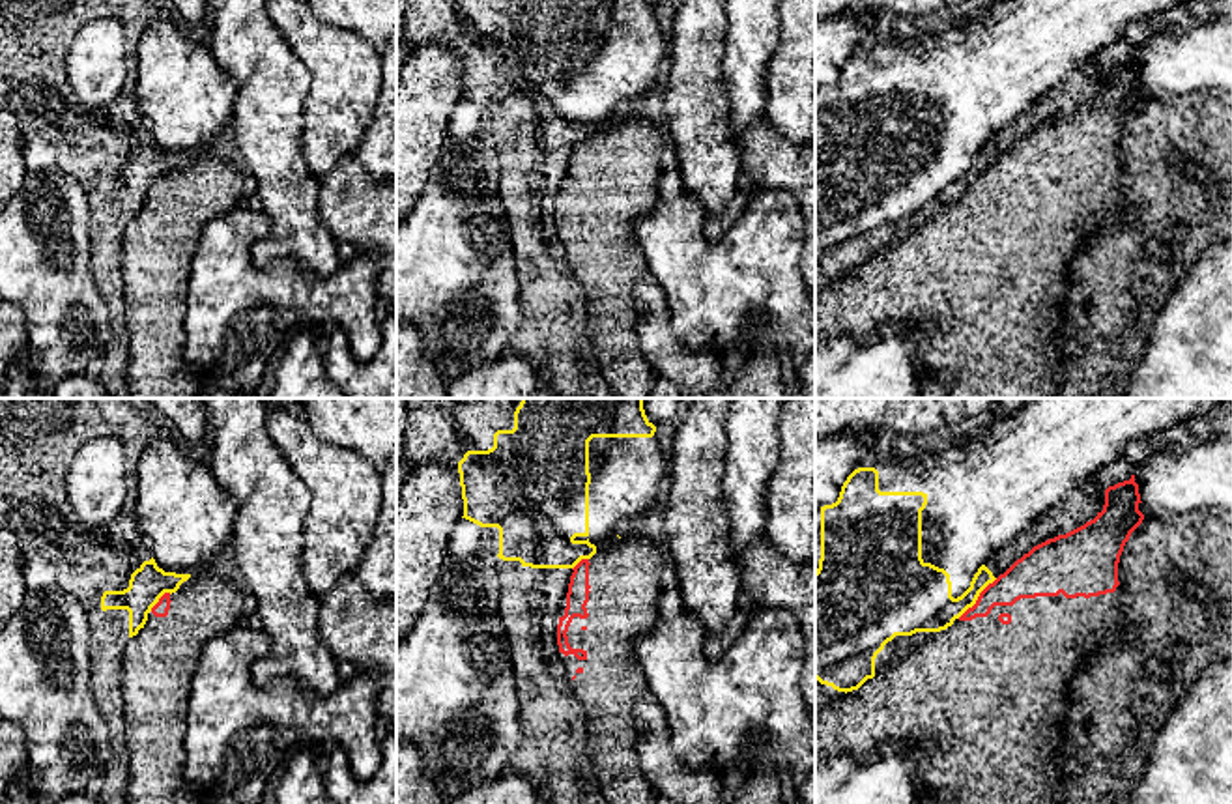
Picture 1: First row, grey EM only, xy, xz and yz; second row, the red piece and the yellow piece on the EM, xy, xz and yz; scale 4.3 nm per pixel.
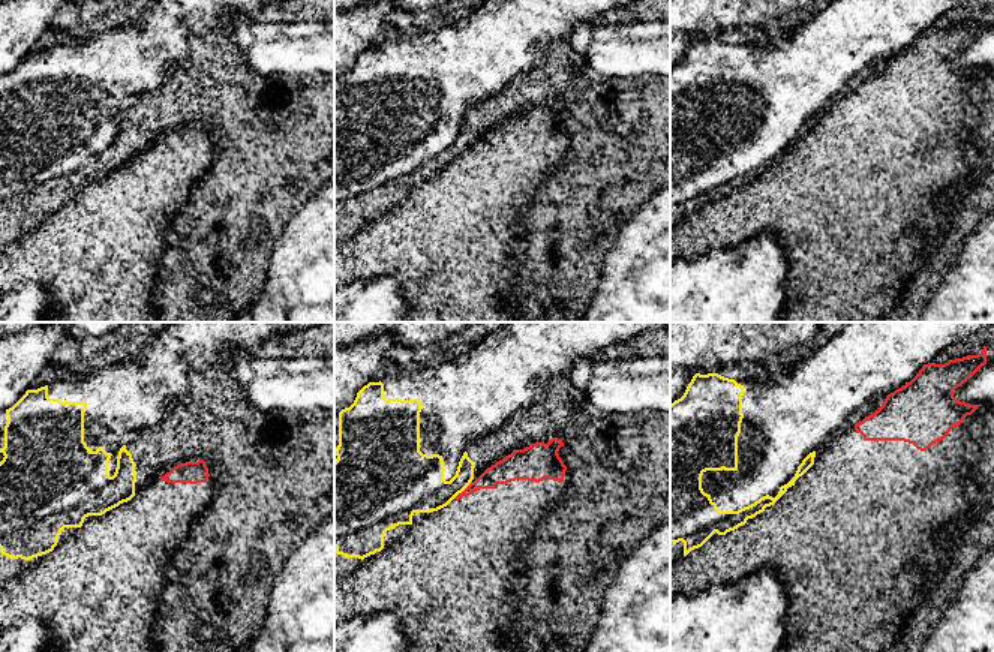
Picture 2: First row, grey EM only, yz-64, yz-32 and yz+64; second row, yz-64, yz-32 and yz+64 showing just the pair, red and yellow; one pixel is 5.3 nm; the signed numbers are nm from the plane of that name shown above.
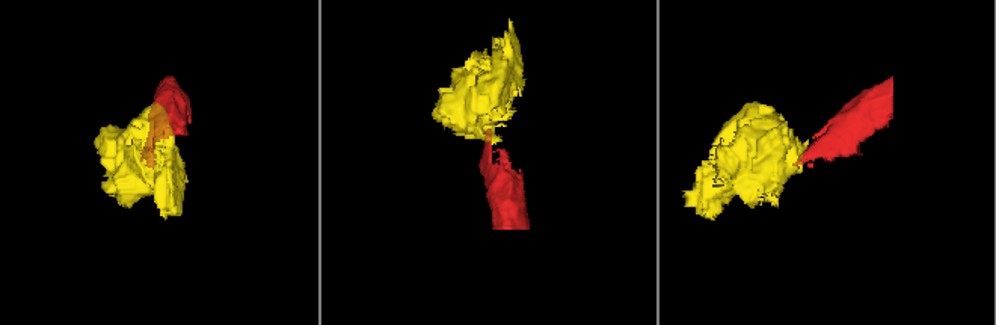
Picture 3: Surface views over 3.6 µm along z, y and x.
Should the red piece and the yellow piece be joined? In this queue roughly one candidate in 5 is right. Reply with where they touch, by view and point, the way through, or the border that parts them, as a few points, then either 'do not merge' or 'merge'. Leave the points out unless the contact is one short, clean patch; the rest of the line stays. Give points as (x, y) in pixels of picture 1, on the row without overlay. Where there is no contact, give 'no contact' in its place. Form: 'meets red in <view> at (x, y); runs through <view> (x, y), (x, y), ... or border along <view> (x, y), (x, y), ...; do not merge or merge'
meets red in yz at (978, 180); border along yz (997, 159), (958, 199); do not merge

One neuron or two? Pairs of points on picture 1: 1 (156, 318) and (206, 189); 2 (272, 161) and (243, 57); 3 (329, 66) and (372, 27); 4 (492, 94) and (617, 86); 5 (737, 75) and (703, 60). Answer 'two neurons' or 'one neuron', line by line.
1: one neuron
2: one neuron
3: two neurons
4: one neuron
5: two neurons

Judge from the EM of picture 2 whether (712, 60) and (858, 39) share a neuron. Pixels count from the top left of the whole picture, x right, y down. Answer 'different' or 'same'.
same

